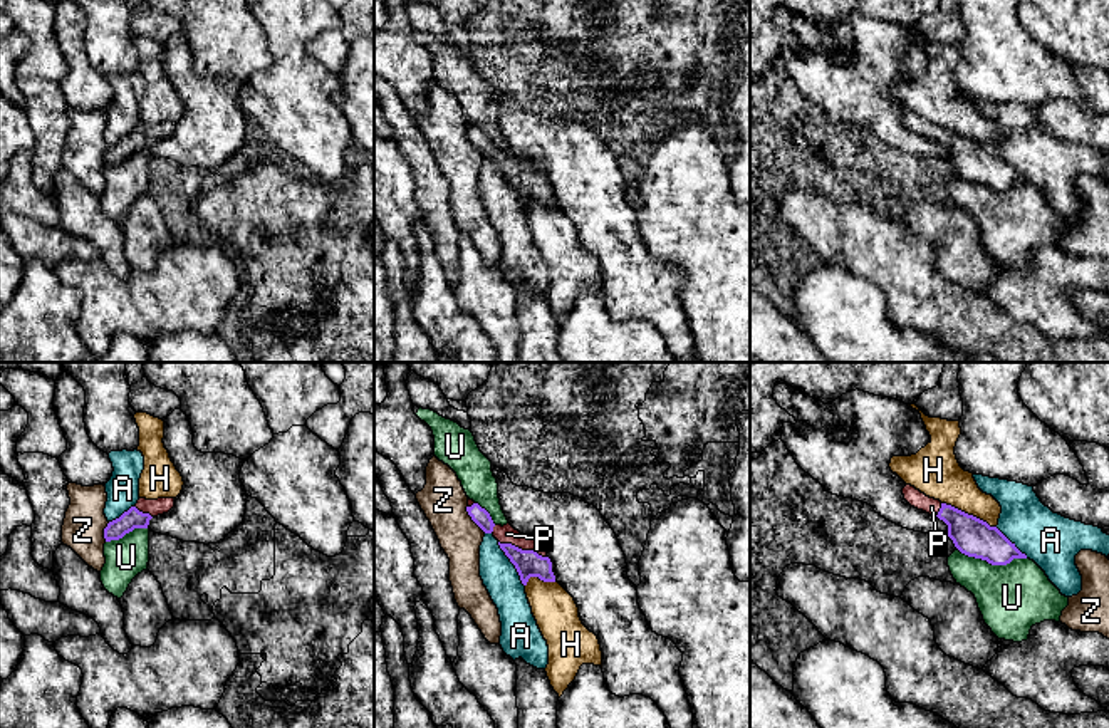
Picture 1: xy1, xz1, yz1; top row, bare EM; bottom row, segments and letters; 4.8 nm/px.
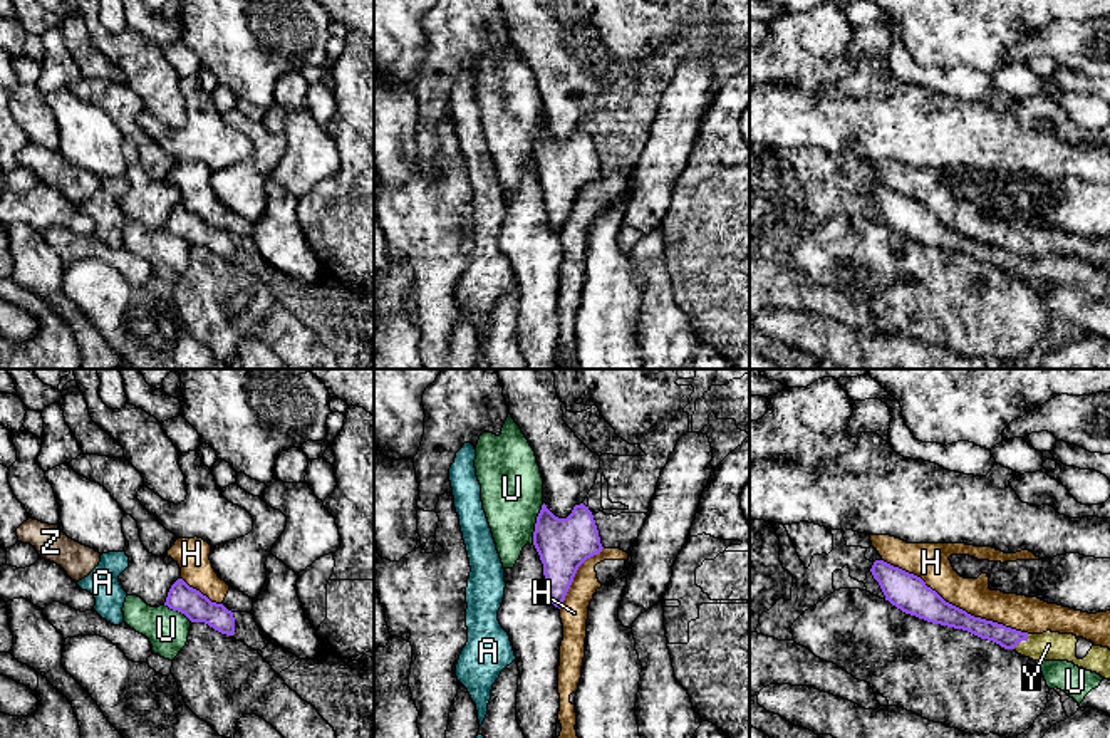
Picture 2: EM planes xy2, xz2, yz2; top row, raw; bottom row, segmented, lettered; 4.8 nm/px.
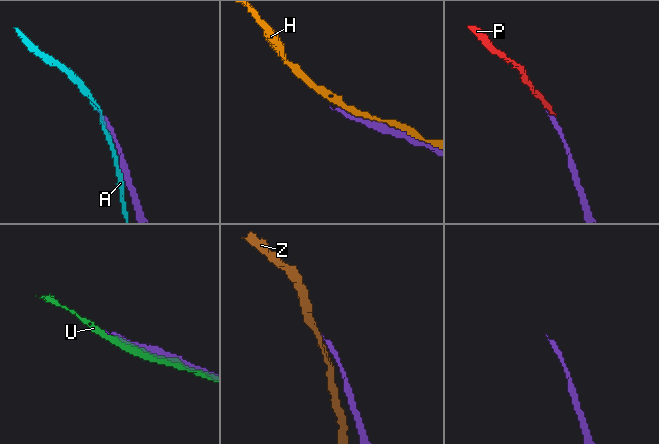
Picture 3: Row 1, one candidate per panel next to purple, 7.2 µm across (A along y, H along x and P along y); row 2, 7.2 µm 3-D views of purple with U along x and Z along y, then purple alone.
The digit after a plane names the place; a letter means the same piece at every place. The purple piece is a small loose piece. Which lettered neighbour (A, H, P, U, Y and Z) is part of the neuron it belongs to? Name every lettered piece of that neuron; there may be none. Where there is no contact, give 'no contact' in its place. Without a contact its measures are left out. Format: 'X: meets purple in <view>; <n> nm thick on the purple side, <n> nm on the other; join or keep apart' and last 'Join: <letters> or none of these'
A: meets purple in xz1; 130 nm thick on the purple side, 170 nm on the other; keep apart
H: meets purple in yz2; 180 nm thick on the purple side, 180 nm on the other; keep apart
P: meets purple in xz1; 130 nm thick on the purple side, 90 nm on the other; join
U: meets purple in yz1; 190 nm thick on the purple side, 320 nm on the other; keep apart
Y: meets purple in yz2; 100 nm thick on the purple side, 140 nm on the other; join
Z: meets purple in xz1; 80 nm thick on the purple side, 220 nm on the other; keep apart
Join: P, Y

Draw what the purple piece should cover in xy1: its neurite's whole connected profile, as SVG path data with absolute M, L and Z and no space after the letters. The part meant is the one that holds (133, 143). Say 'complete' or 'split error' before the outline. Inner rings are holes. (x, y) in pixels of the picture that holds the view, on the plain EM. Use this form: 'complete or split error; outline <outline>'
split error; outline M139 122L134 131L104 153L106 166L119 164L134 153L148 153L153 141L168 138L174 131L174 122L146 124Z

